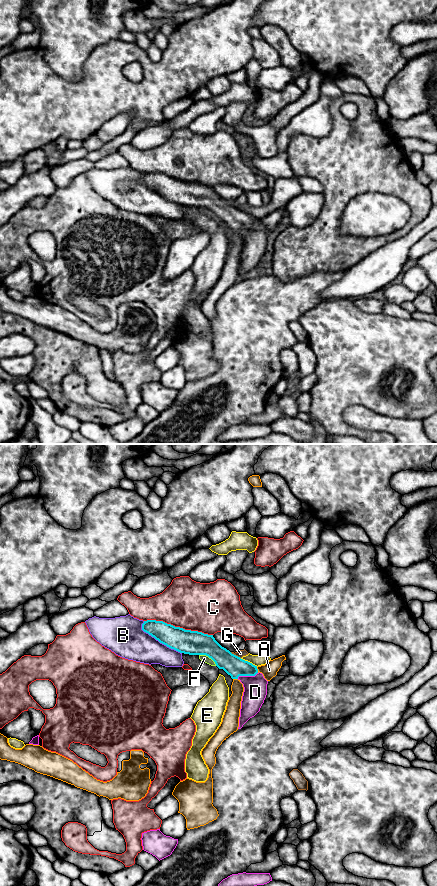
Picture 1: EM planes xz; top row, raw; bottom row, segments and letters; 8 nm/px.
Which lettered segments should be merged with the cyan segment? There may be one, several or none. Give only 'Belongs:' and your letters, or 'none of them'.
Belongs: D

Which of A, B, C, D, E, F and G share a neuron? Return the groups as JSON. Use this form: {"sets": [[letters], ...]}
{"sets": [["A"], ["B"], ["C"], ["D"], ["E"], ["F"], ["G"]]}

